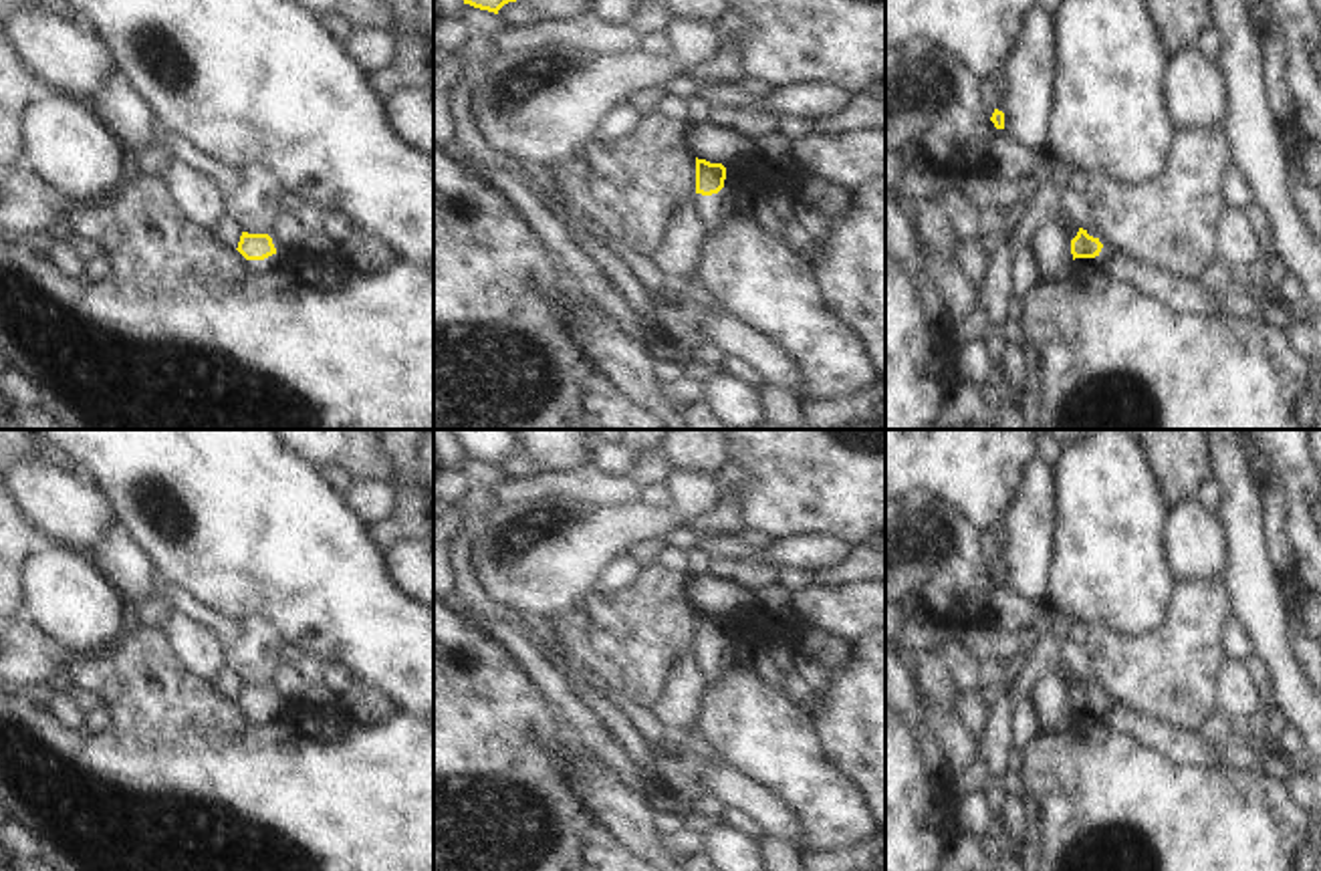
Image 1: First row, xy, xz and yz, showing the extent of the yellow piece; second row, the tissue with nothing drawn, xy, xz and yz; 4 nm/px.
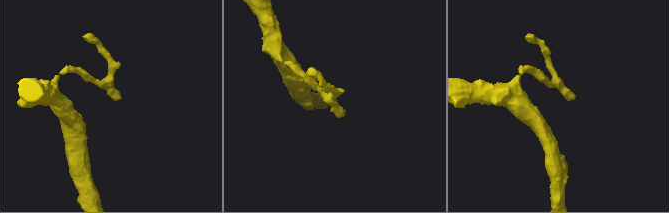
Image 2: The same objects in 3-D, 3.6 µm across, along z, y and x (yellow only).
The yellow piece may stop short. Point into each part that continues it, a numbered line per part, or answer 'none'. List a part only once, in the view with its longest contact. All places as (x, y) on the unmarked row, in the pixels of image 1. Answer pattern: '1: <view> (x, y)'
1: xy (257, 718).

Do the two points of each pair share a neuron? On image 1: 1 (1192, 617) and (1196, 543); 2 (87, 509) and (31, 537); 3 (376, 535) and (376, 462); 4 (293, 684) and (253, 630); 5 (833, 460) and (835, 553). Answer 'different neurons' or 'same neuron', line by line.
1: different neurons
2: different neurons
3: different neurons
4: different neurons
5: different neurons

